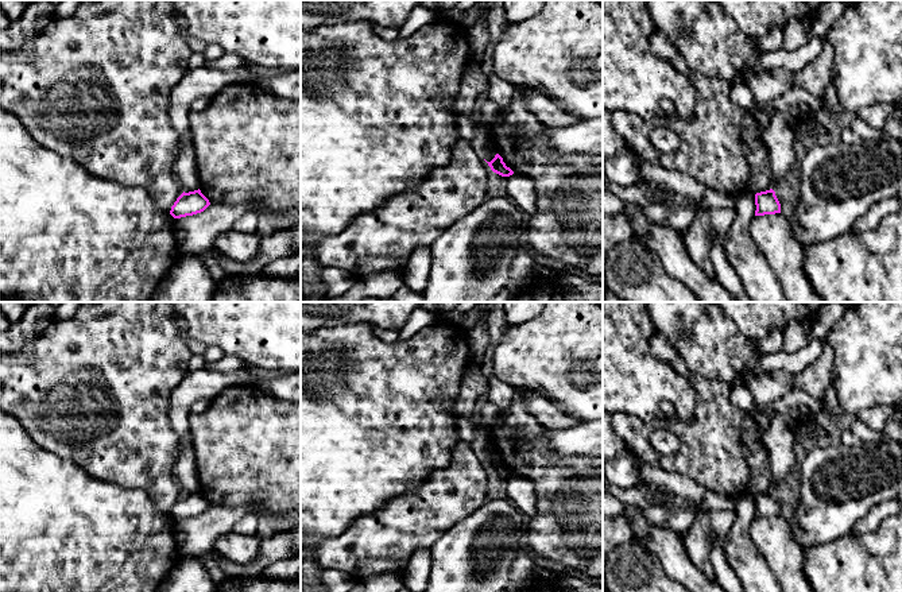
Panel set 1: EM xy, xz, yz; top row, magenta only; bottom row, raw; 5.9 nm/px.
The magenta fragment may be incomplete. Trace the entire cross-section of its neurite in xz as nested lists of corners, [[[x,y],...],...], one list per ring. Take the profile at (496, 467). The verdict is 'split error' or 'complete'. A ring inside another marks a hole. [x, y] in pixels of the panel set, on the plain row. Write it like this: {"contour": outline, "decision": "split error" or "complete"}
{"contour": [[[496,456],[495,460],[491,464],[487,464],[491,472],[502,479],[510,479],[514,476],[514,473],[506,468],[503,464],[503,460]]], "decision": "complete"}

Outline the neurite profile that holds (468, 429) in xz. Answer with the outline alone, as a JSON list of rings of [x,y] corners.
[[[462,417],[457,419],[457,433],[461,441],[472,444],[481,436],[479,419],[475,417]]]

